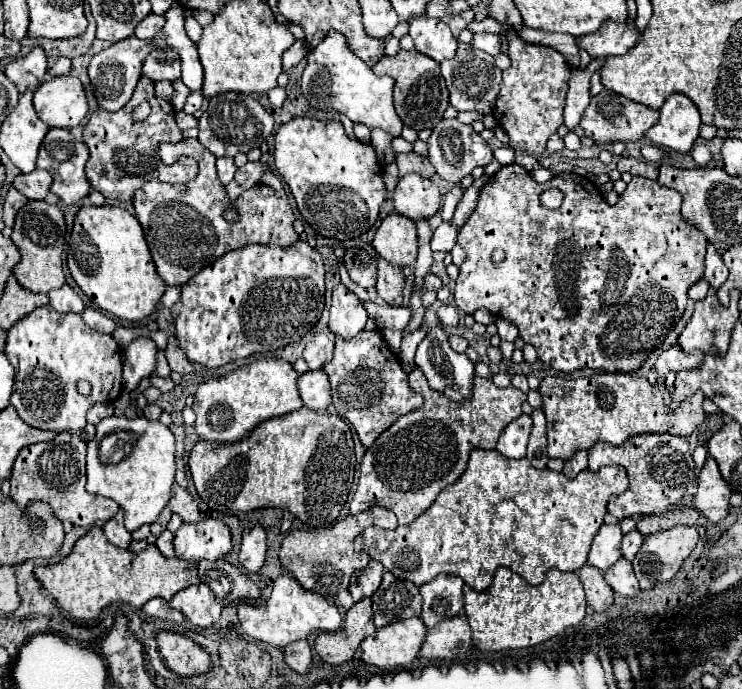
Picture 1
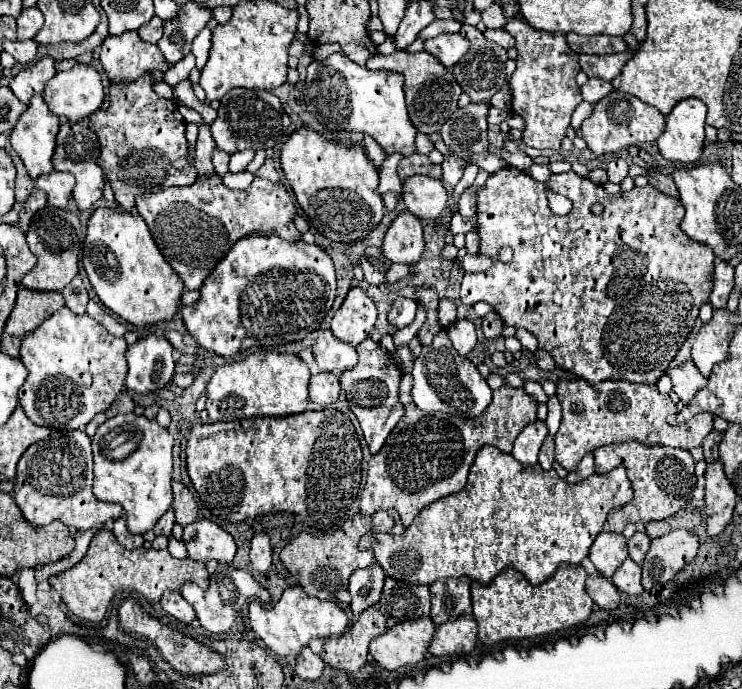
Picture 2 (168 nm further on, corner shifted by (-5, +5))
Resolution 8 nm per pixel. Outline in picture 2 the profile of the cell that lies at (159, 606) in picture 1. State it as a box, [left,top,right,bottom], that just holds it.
[161,591,195,623]

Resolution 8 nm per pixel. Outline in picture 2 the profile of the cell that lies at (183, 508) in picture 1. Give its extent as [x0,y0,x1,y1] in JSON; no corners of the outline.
[173,481,199,525]

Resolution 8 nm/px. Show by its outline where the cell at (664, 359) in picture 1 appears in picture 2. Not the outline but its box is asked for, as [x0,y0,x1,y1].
[667,361,707,405]

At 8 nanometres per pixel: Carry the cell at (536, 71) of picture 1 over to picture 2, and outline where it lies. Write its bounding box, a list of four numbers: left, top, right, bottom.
[505,19,583,149]

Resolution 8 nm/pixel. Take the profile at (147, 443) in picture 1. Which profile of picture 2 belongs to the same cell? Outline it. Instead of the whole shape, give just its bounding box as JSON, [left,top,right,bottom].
[93,413,173,535]

